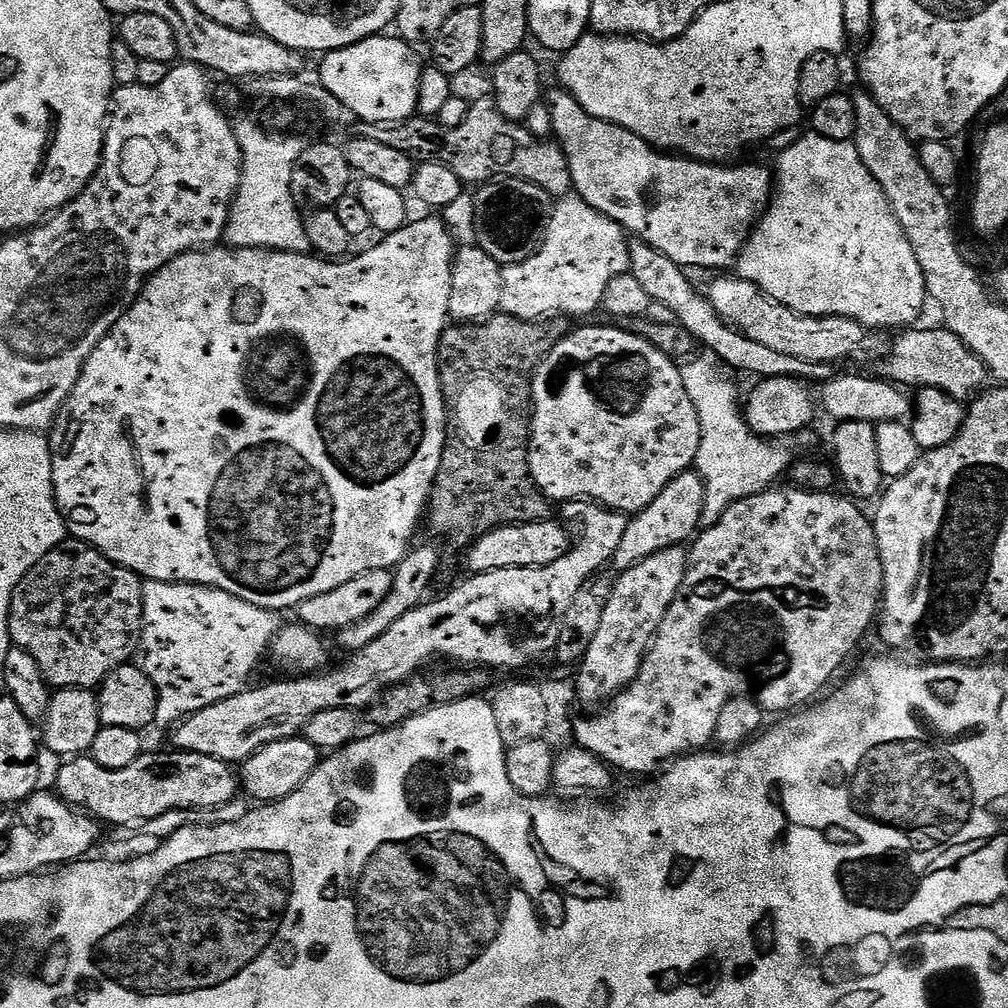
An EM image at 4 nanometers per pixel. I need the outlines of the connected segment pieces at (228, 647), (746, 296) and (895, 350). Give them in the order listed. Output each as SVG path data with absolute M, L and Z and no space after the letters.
M144 580L144 629L140 635L140 646L138 652L138 666L154 682L156 693L158 694L158 706L156 707L155 727L171 729L173 726L185 720L187 716L193 716L198 710L206 710L206 706L214 706L231 696L245 691L248 679L252 676L252 671L256 668L256 663L260 659L265 659L269 651L272 640L282 627L281 618L277 613L262 606L254 606L254 602L242 602L242 598L234 598L234 594L226 594L226 590L217 588L207 588L201 584L171 584L170 582L158 582L157 580Z
M732 274L717 275L720 277L706 288L708 300L729 328L736 329L746 338L754 338L754 342L762 342L769 350L802 358L802 362L826 362L836 366L864 340L866 329L857 320L845 316L803 316L779 304L754 282L728 275Z
M937 326L925 332L912 331L916 330L904 330L897 335L900 337L892 344L892 356L880 364L879 375L883 379L908 390L942 390L961 402L971 401L989 383L987 366L949 328Z

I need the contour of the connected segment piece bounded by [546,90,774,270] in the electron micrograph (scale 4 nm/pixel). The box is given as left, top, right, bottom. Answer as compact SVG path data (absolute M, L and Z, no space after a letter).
M550 92L547 93L546 103L550 116L554 118L552 134L568 159L575 195L594 206L594 210L609 216L625 233L645 240L654 246L654 250L662 250L666 258L678 262L685 270L728 270L735 265L757 220L764 215L774 195L774 172L771 167L744 164L741 168L728 168L732 166L657 150L638 138L638 134L608 120L594 118L582 110L580 103L569 92Z

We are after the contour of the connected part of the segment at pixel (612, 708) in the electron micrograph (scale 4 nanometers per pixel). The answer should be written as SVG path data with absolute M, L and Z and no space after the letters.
M773 486L767 492L759 492L750 498L742 498L738 502L734 502L726 510L726 514L722 514L722 518L718 518L718 522L714 526L703 529L695 537L688 554L689 565L686 578L682 582L670 610L666 610L666 618L660 623L660 629L656 632L648 651L644 653L644 661L640 663L636 679L623 692L618 692L612 697L610 706L597 711L600 712L597 716L592 716L589 720L577 719L575 721L575 743L603 760L617 773L619 771L637 772L640 776L646 775L647 772L656 774L669 762L679 757L707 749L713 743L716 735L718 714L722 714L722 706L726 706L726 702L735 700L737 696L754 694L756 703L768 714L772 714L772 712L788 714L807 705L813 699L811 696L843 666L844 659L851 654L852 647L867 634L868 627L871 624L873 627L878 616L878 609L882 604L884 591L882 558L876 545L876 530L873 521L869 517L867 520L863 510L860 509L863 507L859 503L853 502L847 495L835 496L835 491L832 490L813 492L799 486L780 487Z

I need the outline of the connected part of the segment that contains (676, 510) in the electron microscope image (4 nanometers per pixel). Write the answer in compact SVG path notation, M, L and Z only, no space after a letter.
M689 470L678 474L678 478L674 478L670 486L666 486L666 490L662 490L662 494L658 494L658 498L650 502L650 506L646 506L629 519L626 535L612 555L612 564L623 570L650 558L650 554L658 554L658 550L674 548L691 541L700 528L703 501L704 483L700 473Z

